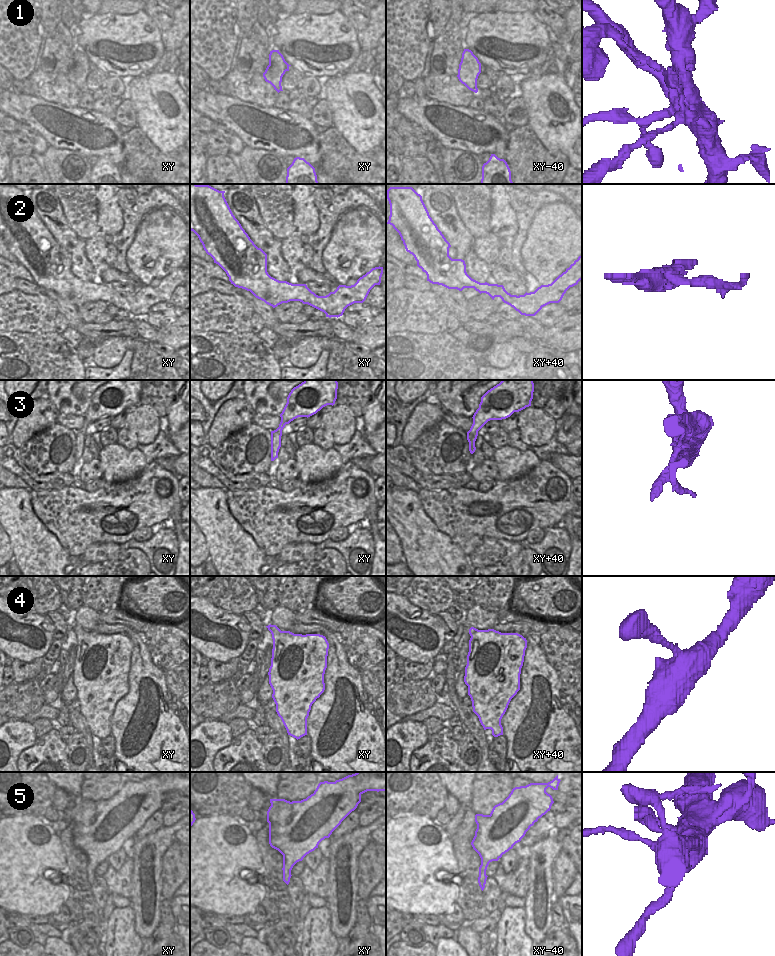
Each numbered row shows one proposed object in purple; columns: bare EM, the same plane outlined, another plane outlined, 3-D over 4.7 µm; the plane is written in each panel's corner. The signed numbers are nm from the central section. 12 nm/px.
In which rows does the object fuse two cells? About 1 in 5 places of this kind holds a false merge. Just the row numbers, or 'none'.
1

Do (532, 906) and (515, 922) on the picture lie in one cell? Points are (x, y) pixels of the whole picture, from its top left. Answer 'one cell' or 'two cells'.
two cells

